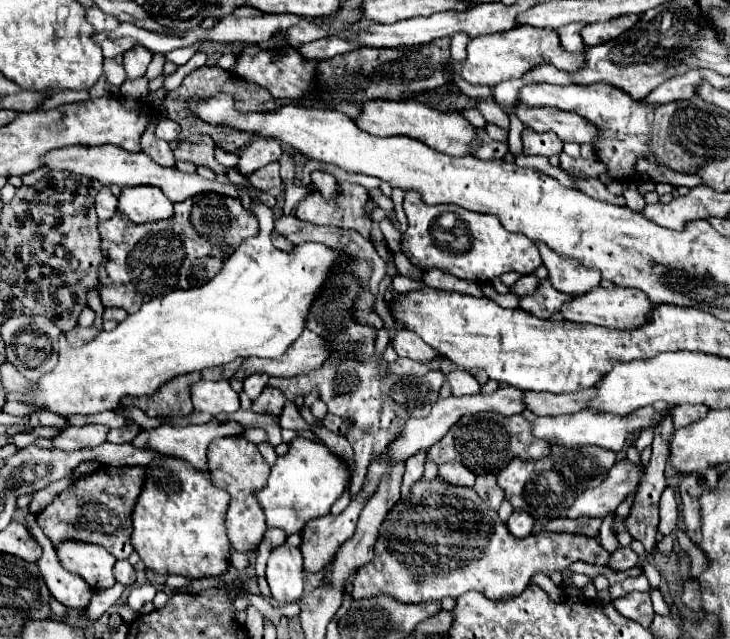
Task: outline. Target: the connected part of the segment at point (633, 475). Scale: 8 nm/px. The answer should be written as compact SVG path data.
M619 461L607 473L607 479L593 489L577 495L575 503L565 511L567 517L607 517L639 483L639 467L631 461Z

